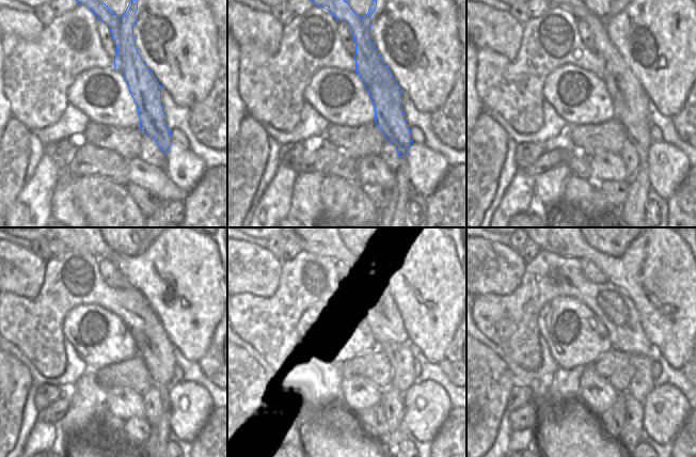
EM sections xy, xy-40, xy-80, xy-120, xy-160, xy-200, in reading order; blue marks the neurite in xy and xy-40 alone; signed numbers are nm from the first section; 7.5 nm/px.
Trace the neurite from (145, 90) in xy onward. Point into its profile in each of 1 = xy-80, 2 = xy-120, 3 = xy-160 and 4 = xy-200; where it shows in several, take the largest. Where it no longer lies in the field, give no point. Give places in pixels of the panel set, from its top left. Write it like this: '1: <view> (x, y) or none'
1: xy-80 (630, 100)
2: xy-120 (152, 343)
3: xy-160 (399, 356)
4: xy-200 (642, 383)

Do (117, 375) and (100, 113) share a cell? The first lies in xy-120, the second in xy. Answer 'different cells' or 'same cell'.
different cells

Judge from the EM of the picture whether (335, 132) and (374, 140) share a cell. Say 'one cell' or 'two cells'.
one cell

